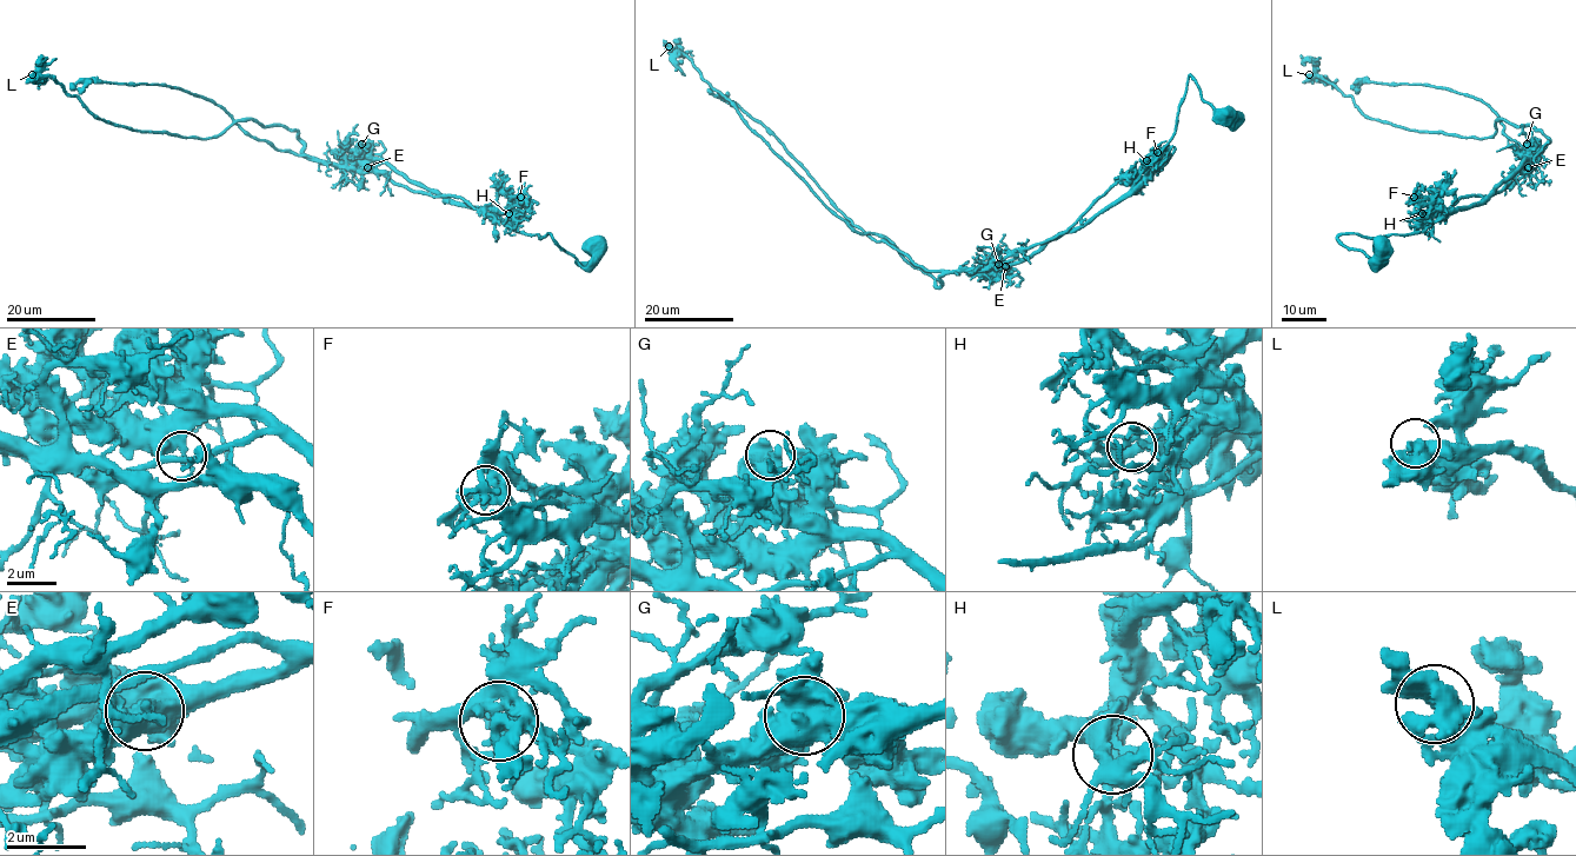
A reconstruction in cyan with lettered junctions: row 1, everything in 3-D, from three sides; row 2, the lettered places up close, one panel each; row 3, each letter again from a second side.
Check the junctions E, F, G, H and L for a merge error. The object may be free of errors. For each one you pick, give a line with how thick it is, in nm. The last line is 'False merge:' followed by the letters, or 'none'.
E: Thickness 360 nm
False merge: E

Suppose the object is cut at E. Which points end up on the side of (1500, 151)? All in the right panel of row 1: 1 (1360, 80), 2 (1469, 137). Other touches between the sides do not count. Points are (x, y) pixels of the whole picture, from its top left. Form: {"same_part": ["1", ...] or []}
{"same_part": ["2"]}

